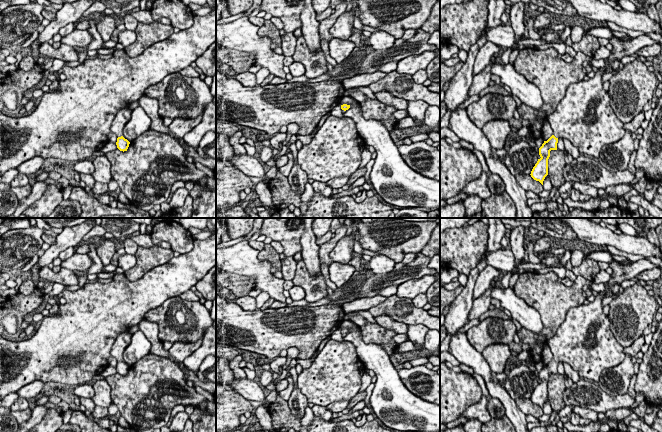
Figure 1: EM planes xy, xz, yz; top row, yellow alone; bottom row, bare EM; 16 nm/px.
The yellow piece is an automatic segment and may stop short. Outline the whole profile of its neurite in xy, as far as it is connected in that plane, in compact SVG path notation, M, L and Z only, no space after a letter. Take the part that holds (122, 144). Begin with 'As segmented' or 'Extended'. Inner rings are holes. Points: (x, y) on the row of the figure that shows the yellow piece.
Extended. M130 104L126 105L117 112L110 127L110 131L118 137L116 142L117 148L123 152L127 151L130 144L130 142L123 137L124 126L131 119L132 110L129 108L129 105Z

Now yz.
Extended. M614 60L595 72L595 76L587 81L572 83L568 86L564 98L559 102L556 110L547 116L553 130L553 135L544 141L539 148L540 159L531 171L531 177L543 185L548 175L548 159L551 150L557 150L558 139L565 138L578 148L580 154L593 156L598 159L601 148L623 138L625 134L624 124L617 118L610 105L608 91L603 89L602 76L608 68L619 69L621 61Z

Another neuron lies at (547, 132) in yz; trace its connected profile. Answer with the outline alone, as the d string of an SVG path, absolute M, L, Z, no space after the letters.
M545 119L545 122L542 127L542 137L544 141L547 141L553 135L553 130L551 125L548 122L548 119Z

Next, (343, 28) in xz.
M351 9L349 12L345 11L337 18L329 32L333 38L348 40L354 34L354 29L354 15Z

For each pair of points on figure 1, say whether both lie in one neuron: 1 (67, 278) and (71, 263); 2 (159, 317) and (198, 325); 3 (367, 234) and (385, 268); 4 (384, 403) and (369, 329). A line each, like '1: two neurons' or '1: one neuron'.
1: two neurons
2: one neuron
3: two neurons
4: two neurons

